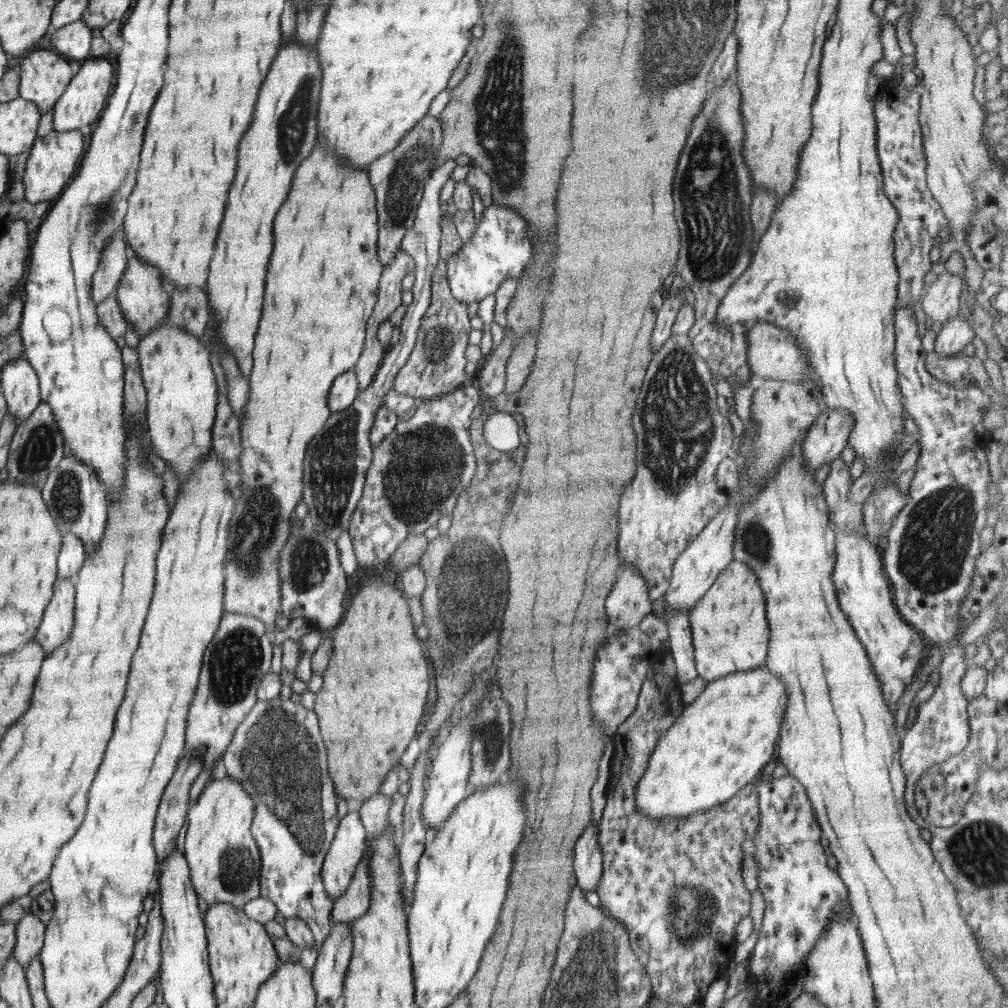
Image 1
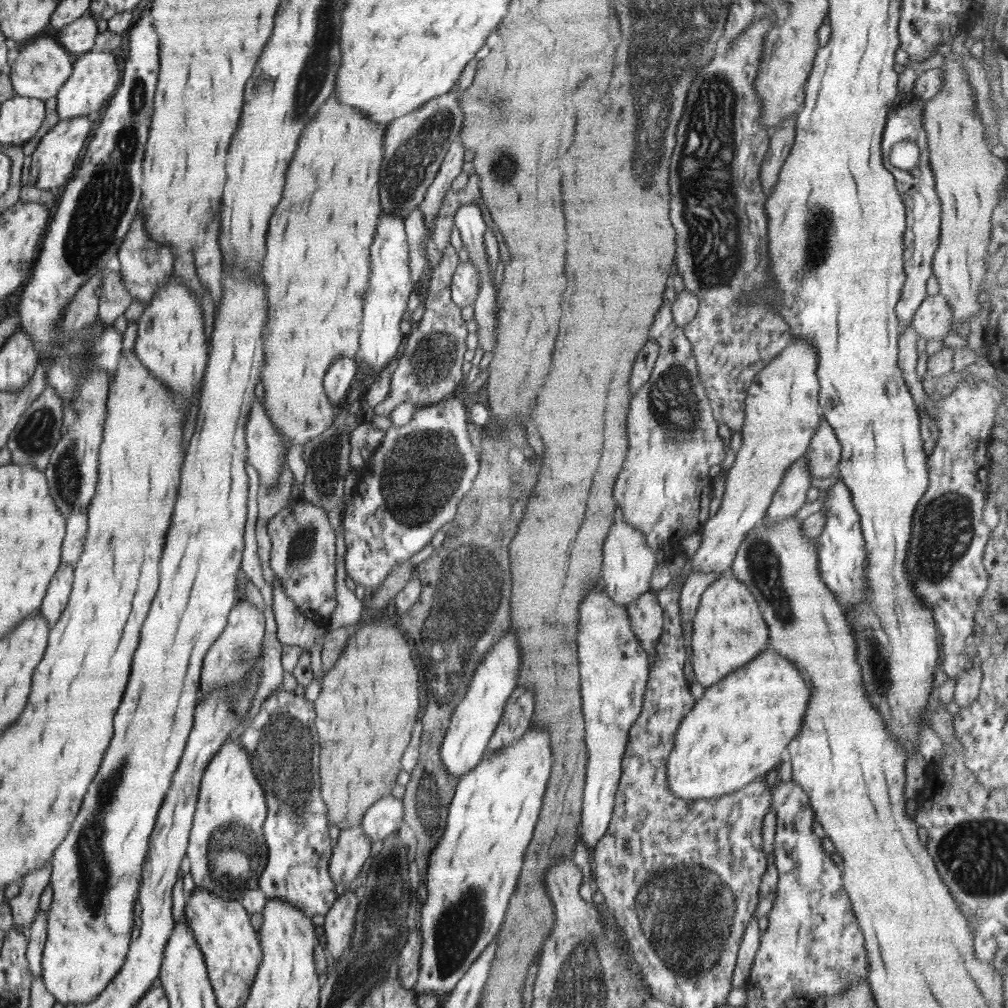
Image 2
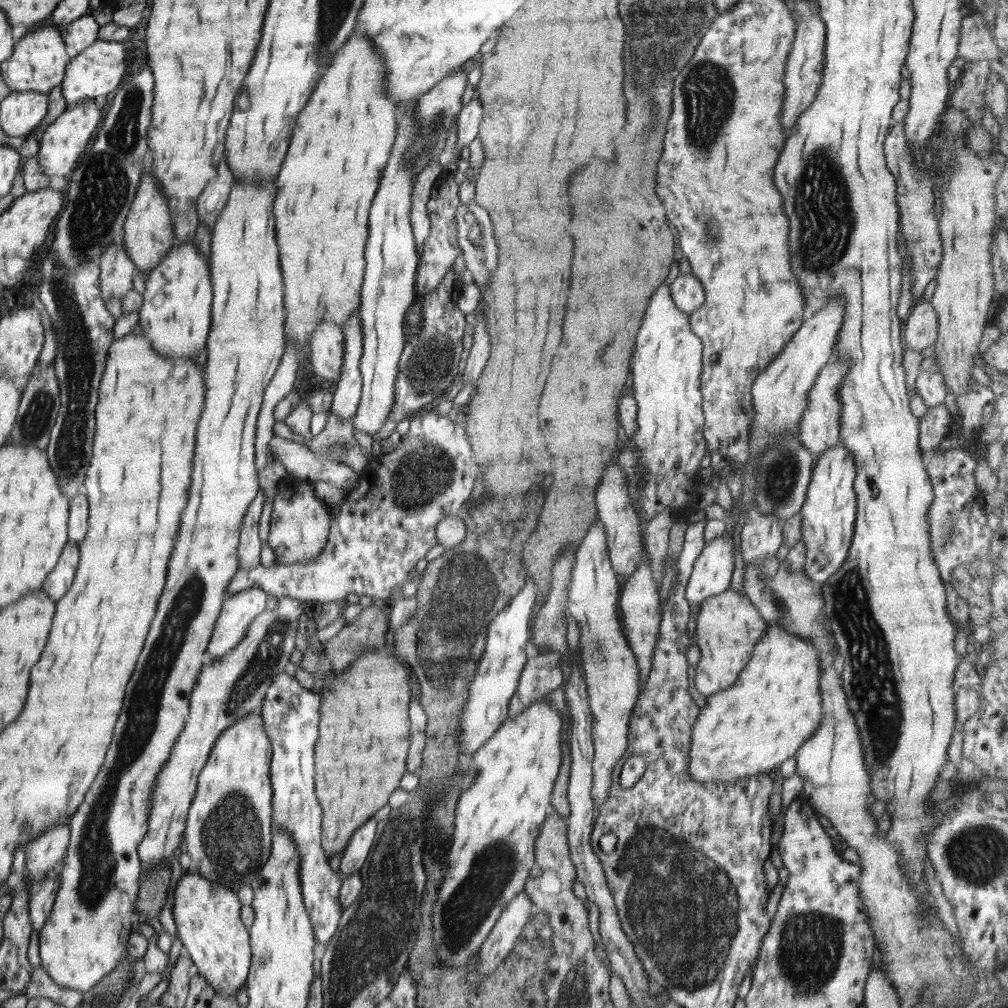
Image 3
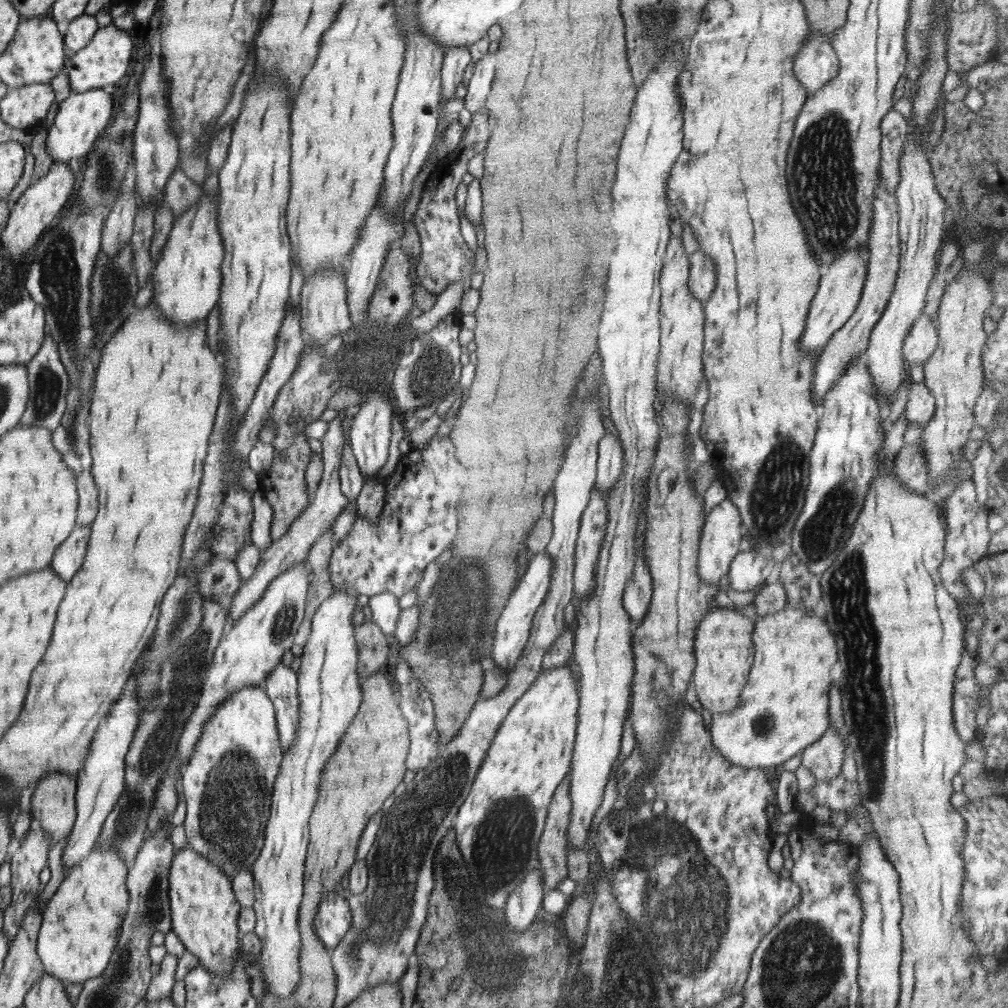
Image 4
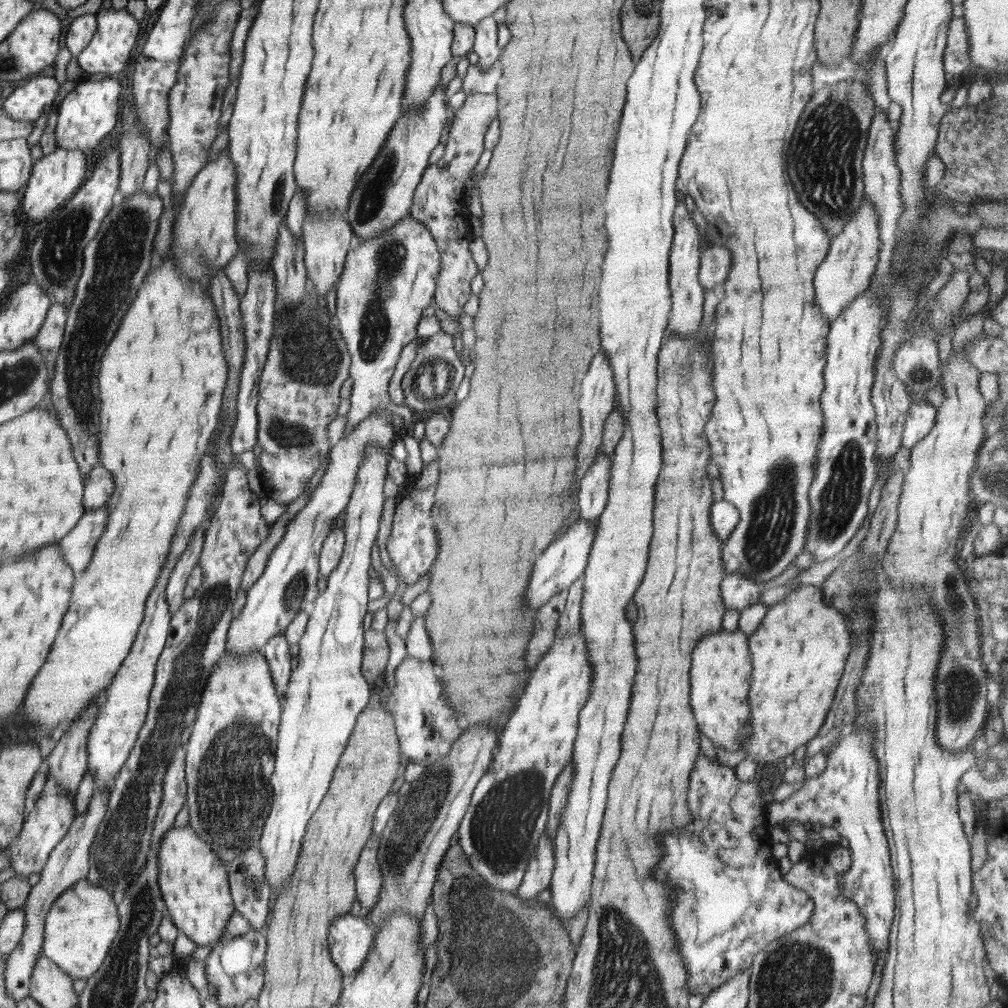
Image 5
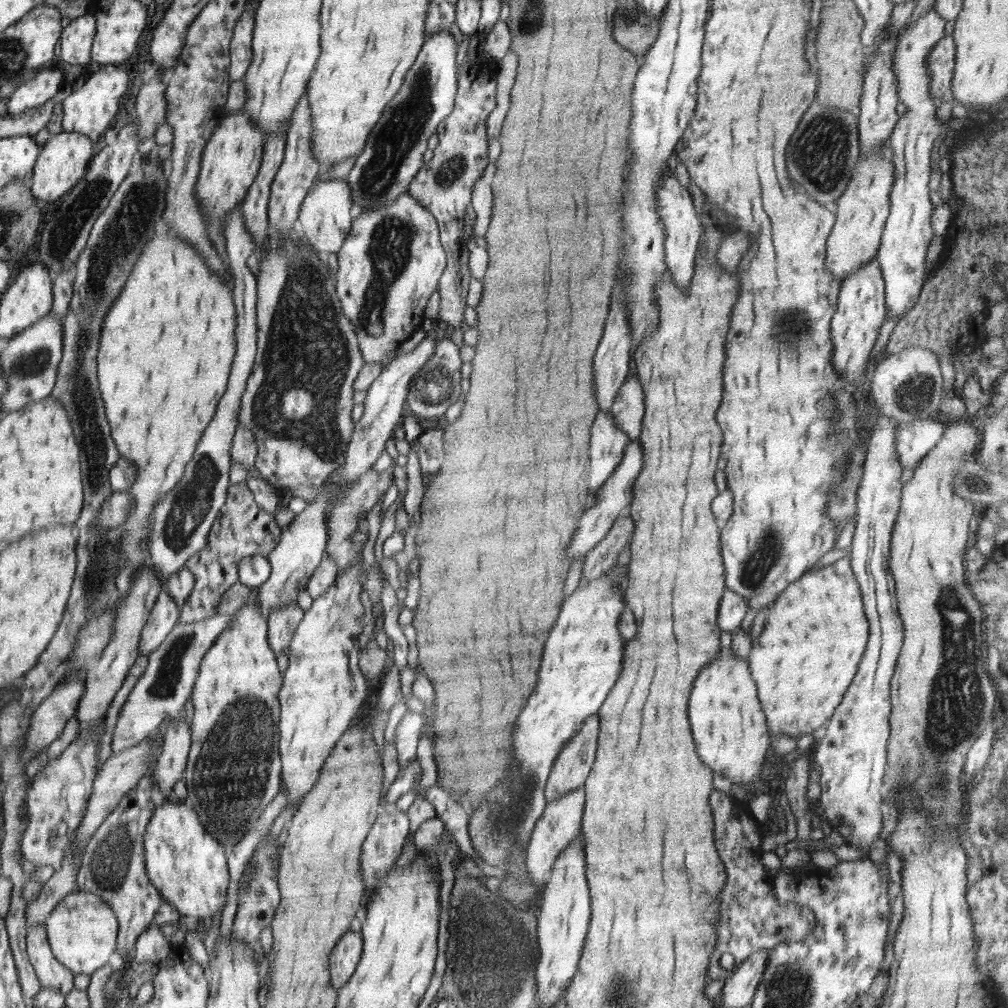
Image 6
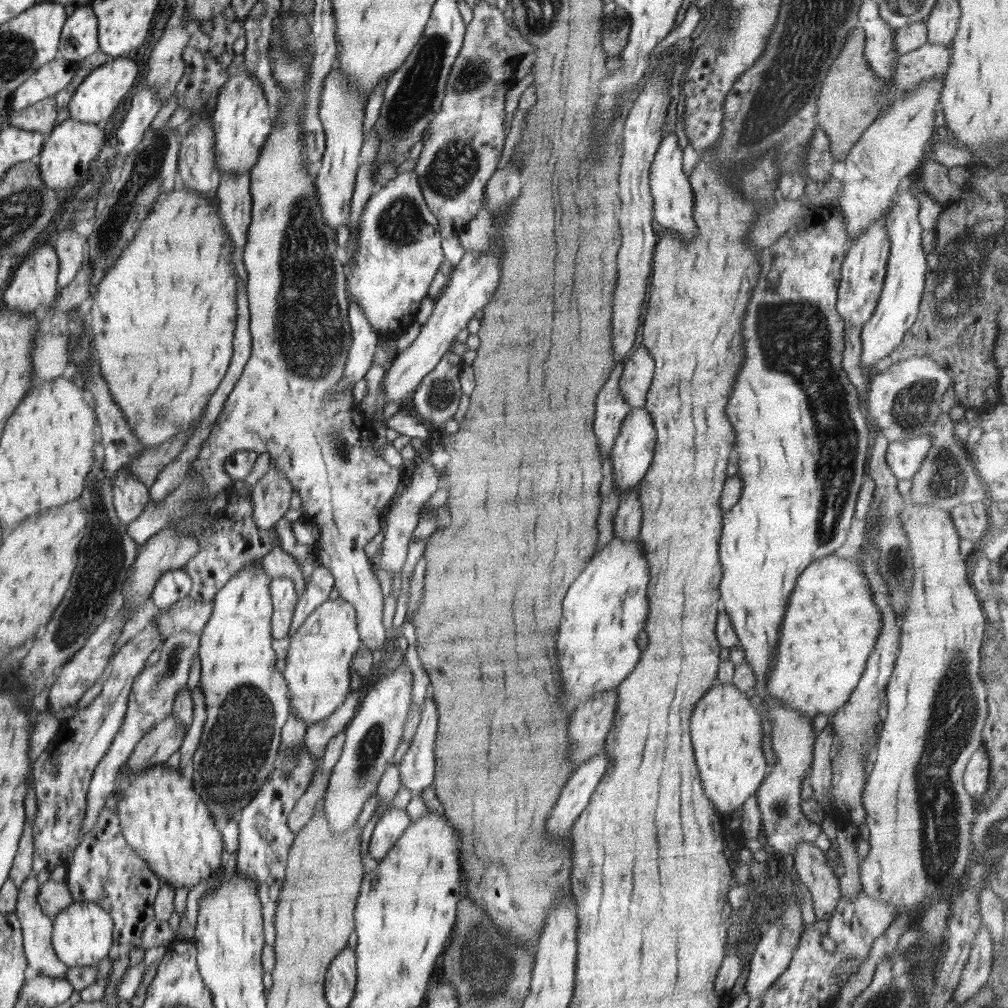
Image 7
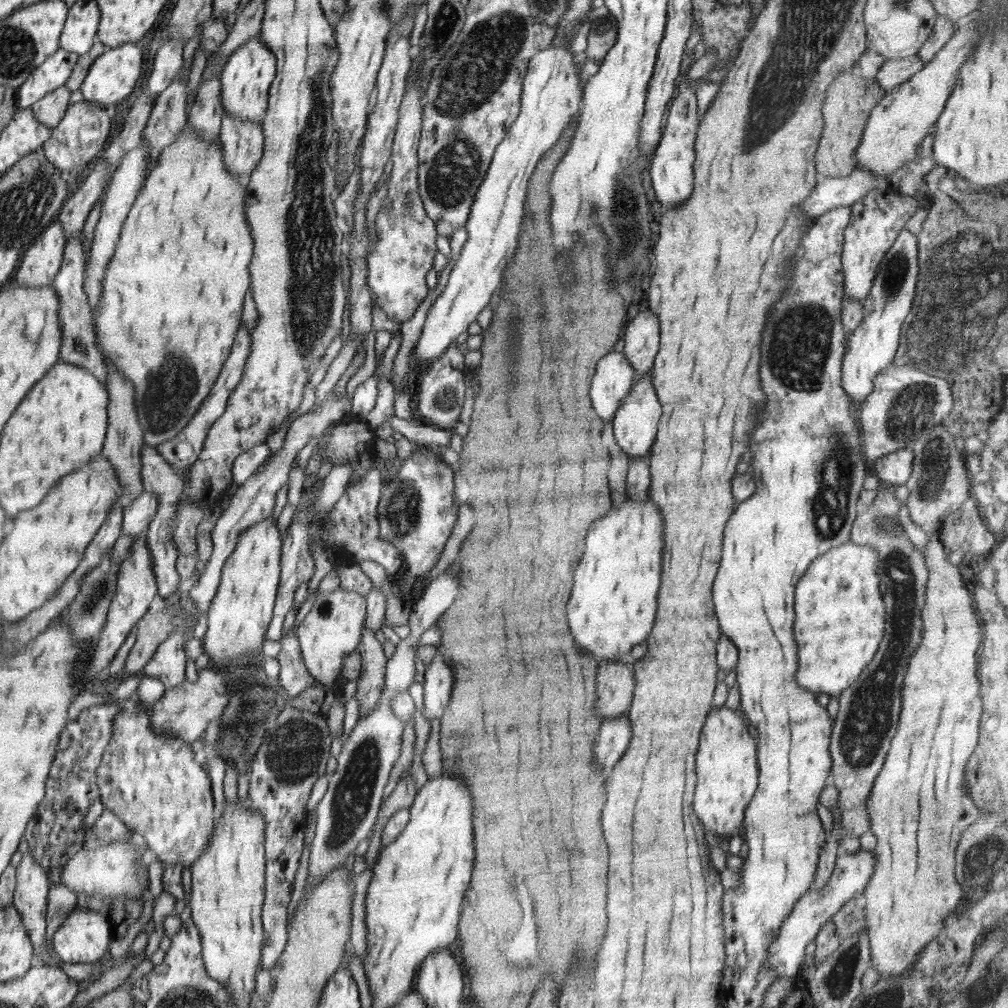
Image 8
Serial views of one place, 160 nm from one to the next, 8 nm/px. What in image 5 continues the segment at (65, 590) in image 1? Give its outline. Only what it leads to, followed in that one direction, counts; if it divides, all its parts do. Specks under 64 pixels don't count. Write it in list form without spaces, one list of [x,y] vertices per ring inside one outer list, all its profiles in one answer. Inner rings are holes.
[[[108,504],[100,508],[86,509],[82,520],[60,540],[59,546],[64,560],[72,566],[76,574],[88,568],[95,554],[95,546],[105,533],[109,522]]]

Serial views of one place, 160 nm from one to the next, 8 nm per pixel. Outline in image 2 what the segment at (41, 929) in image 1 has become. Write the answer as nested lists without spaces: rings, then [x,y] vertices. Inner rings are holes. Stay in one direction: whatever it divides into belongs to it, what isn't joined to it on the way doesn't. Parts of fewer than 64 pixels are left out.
[[[48,861],[40,868],[25,874],[20,882],[19,894],[6,900],[10,905],[15,925],[27,939],[30,938],[29,926],[39,910],[40,894],[51,882],[52,867],[53,864]]]

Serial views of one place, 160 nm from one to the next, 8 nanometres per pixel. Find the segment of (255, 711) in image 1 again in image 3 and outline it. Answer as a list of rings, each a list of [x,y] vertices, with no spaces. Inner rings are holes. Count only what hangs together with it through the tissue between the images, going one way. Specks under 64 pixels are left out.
[[[279,673],[261,707],[264,730],[272,747],[272,830],[288,833],[299,846],[303,901],[313,926],[314,941],[326,945],[337,931],[343,908],[339,892],[344,876],[332,870],[321,841],[322,808],[315,794],[315,745],[318,739],[321,698],[302,688],[295,676]]]

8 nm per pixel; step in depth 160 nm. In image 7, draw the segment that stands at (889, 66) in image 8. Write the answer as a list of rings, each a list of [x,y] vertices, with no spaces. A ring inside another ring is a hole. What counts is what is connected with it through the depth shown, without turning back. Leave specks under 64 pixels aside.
[[[924,43],[920,48],[905,55],[900,55],[895,64],[893,84],[901,92],[910,92],[919,82],[941,79],[949,69],[950,49],[944,44]]]

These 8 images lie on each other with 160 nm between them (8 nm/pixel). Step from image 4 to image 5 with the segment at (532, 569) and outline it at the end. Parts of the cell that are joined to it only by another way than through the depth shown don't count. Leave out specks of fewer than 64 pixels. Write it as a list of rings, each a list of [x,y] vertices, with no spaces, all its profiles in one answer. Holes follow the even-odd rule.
[[[576,518],[566,533],[561,537],[550,543],[534,564],[534,572],[532,572],[532,584],[528,586],[526,592],[526,606],[528,611],[538,610],[543,604],[548,602],[555,594],[561,590],[569,589],[570,585],[578,577],[582,576],[588,564],[589,554],[593,547],[597,533],[597,526],[589,520]]]

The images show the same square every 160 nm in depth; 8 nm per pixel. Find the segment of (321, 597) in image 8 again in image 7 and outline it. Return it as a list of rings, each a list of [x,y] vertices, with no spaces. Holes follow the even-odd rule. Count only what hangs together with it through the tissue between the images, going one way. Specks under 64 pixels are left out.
[[[326,599],[316,607],[304,621],[304,624],[290,638],[286,668],[282,674],[288,686],[288,700],[290,700],[290,716],[296,716],[304,722],[306,730],[312,725],[330,717],[349,695],[351,684],[351,664],[356,651],[362,646],[358,629],[357,614],[354,606],[347,601],[332,602]]]

